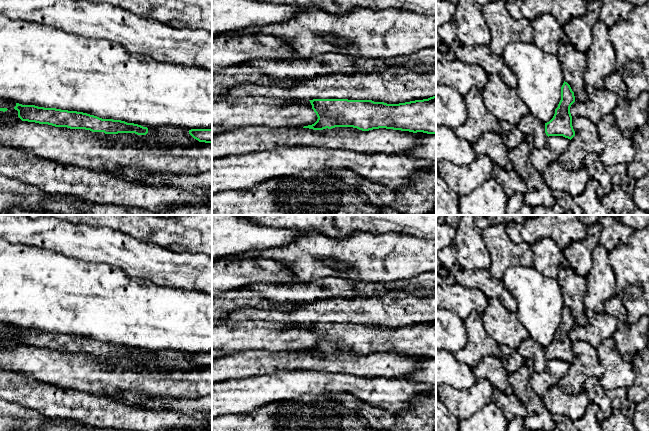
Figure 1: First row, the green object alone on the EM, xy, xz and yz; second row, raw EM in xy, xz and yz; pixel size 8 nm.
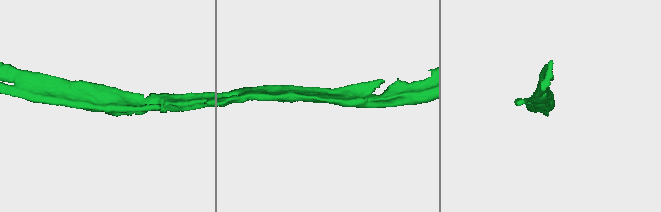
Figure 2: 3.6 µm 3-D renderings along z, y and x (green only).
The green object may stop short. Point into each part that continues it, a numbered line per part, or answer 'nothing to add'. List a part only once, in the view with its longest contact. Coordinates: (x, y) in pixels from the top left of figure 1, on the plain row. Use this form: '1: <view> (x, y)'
nothing to add

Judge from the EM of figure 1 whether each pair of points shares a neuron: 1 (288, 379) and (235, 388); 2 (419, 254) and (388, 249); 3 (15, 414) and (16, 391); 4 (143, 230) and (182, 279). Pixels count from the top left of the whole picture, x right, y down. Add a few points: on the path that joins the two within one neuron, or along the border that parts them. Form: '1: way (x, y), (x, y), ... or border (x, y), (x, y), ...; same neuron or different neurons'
1: way (275, 386), (269, 388), (248, 388); same neuron
2: way (411, 254), (396, 254); same neuron
3: border (10, 401), (32, 408), (37, 412); different neurons
4: border (133, 237), (177, 252); different neurons

